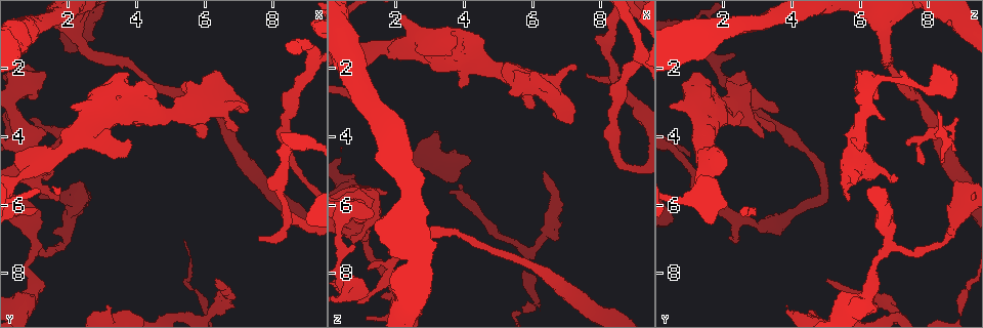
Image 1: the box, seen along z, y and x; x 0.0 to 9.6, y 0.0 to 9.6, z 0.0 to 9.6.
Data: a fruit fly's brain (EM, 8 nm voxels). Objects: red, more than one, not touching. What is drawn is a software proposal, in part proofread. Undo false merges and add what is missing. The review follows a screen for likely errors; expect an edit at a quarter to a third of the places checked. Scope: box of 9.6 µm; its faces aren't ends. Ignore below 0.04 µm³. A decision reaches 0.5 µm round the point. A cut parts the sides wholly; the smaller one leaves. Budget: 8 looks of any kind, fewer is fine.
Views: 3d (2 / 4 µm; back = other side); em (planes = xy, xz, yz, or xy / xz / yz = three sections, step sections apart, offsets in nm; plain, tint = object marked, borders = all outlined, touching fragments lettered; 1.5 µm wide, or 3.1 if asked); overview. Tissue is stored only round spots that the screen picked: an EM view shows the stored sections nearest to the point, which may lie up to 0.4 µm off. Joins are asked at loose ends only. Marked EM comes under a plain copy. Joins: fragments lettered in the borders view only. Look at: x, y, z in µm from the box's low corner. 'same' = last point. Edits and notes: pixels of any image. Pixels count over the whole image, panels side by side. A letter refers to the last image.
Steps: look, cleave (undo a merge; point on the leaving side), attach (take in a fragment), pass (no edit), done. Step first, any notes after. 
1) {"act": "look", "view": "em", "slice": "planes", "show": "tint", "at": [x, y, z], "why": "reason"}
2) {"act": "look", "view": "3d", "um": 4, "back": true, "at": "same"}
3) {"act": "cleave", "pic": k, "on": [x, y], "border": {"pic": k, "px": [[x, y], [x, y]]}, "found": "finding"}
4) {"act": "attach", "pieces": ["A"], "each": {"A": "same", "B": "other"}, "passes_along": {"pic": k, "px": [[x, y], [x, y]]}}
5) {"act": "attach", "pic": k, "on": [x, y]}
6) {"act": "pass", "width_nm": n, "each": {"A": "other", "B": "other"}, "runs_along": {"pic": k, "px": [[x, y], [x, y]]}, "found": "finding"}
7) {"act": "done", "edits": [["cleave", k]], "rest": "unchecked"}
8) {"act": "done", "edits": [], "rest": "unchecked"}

{"act": "look", "view": "3d", "um": 2, "at": [3.80, 3.25, 2.50], "why": "branch stops here"}

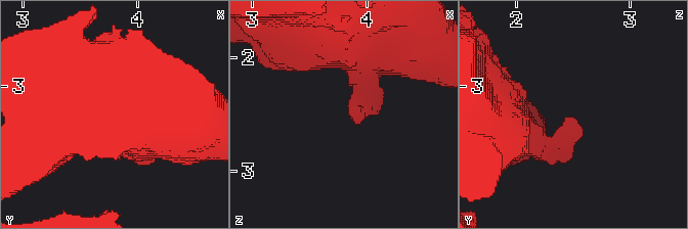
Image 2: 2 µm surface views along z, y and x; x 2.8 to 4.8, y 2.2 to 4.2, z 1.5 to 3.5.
{"act": "look", "view": "em", "slice": "planes", "show": "borders", "at": [3.86, 3.28, 2.52]}

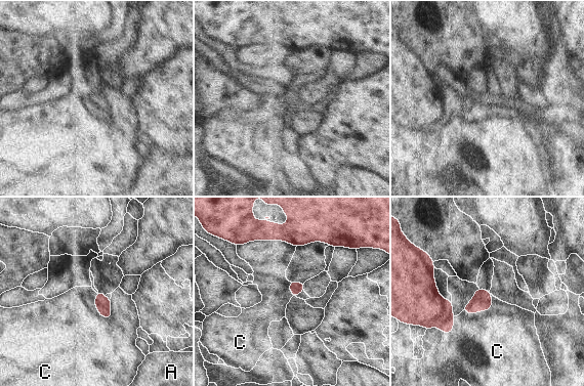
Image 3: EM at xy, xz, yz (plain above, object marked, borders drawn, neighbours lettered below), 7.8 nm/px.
{"act": "pass", "each": {"A": "other", "C": "other"}, "border": {"pic": 3, "px": [[243, 244], [286, 241], [296, 246]]}, "found": "none of them fits"}

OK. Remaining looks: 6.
{"act": "look", "view": "3d", "um": 4, "back": true, "at": [7.30, 3.30, 1.95], "why": "branch stops here"}

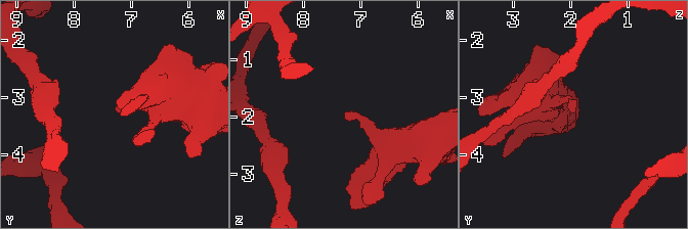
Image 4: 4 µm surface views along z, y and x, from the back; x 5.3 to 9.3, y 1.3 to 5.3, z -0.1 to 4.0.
{"act": "look", "view": "em", "slice": "planes", "show": "borders", "at": [7.30, 3.25, 1.85]}

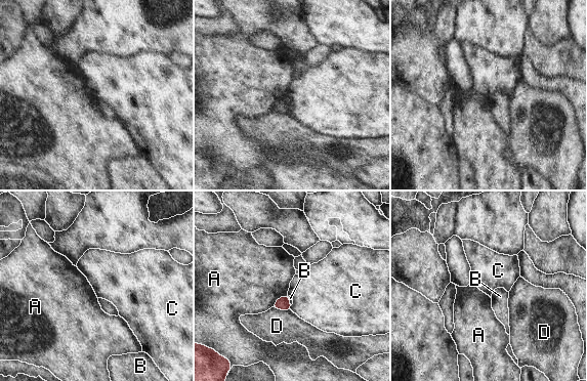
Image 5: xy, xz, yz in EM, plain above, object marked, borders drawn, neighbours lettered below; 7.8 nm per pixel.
{"act": "pass", "longest_contact_nm": ["A", 160], "each": {"A": "other", "B": "other", "C": "other", "D": "other"}, "border": {"pic": 5, "px": [[290, 305], [291, 309]]}, "found": "none of them fits"}

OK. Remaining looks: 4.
{"act": "look", "view": "em", "slice": "planes", "show": "borders", "at": [6.25, 8.25, 5.05], "why": "branch stops here"}

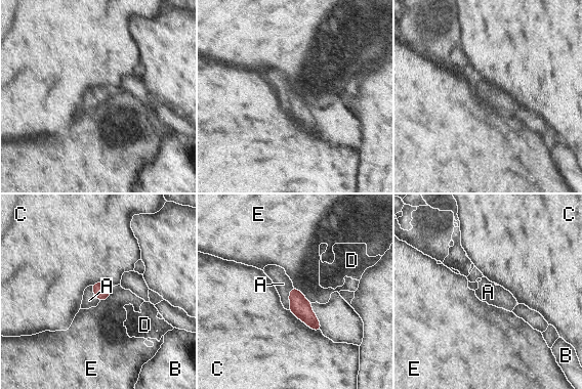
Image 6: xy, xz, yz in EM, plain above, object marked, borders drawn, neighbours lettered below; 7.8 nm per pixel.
{"act": "attach", "pieces": ["A"], "each": {"A": "same", "B": "other", "C": "other", "D": "other", "E": "other"}, "passes_along": {"pic": 6, "px": [[301, 308], [289, 298], [283, 284]]}, "found": "the neuron continues"}

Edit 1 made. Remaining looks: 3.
{"act": "done", "edits": [["attach", 6]], "rest": "unchecked"}

